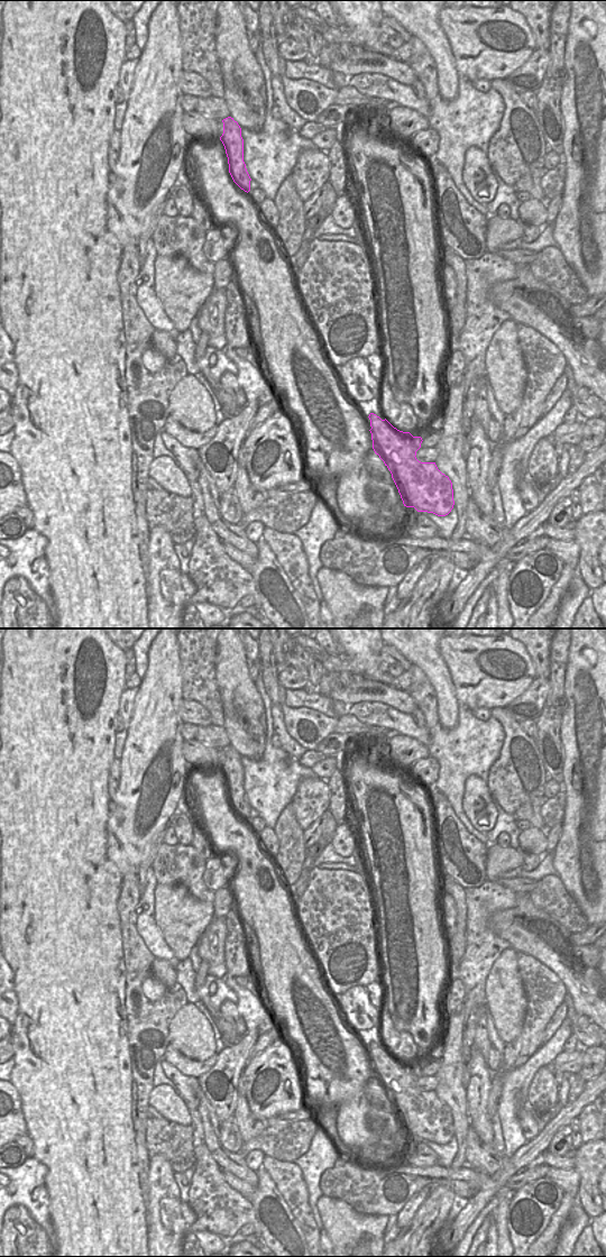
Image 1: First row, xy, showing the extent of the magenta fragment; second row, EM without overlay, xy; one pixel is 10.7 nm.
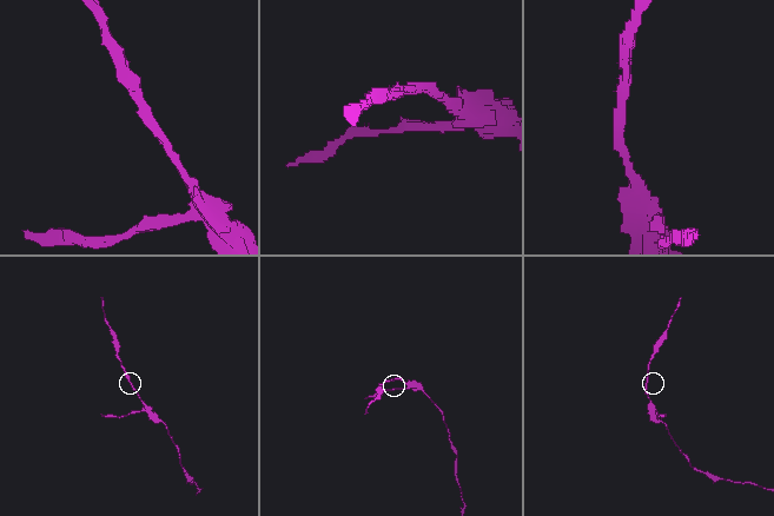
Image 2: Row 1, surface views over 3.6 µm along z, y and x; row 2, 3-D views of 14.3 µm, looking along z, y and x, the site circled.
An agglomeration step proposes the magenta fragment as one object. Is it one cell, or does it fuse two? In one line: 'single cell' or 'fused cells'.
fused cells

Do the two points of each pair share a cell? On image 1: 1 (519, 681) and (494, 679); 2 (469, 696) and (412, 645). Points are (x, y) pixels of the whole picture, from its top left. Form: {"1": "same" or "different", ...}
{"1": "same", "2": "different"}

